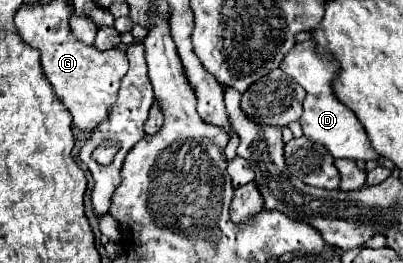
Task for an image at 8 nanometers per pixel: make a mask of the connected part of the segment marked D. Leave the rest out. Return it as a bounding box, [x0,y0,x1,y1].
[281,41,379,159]

